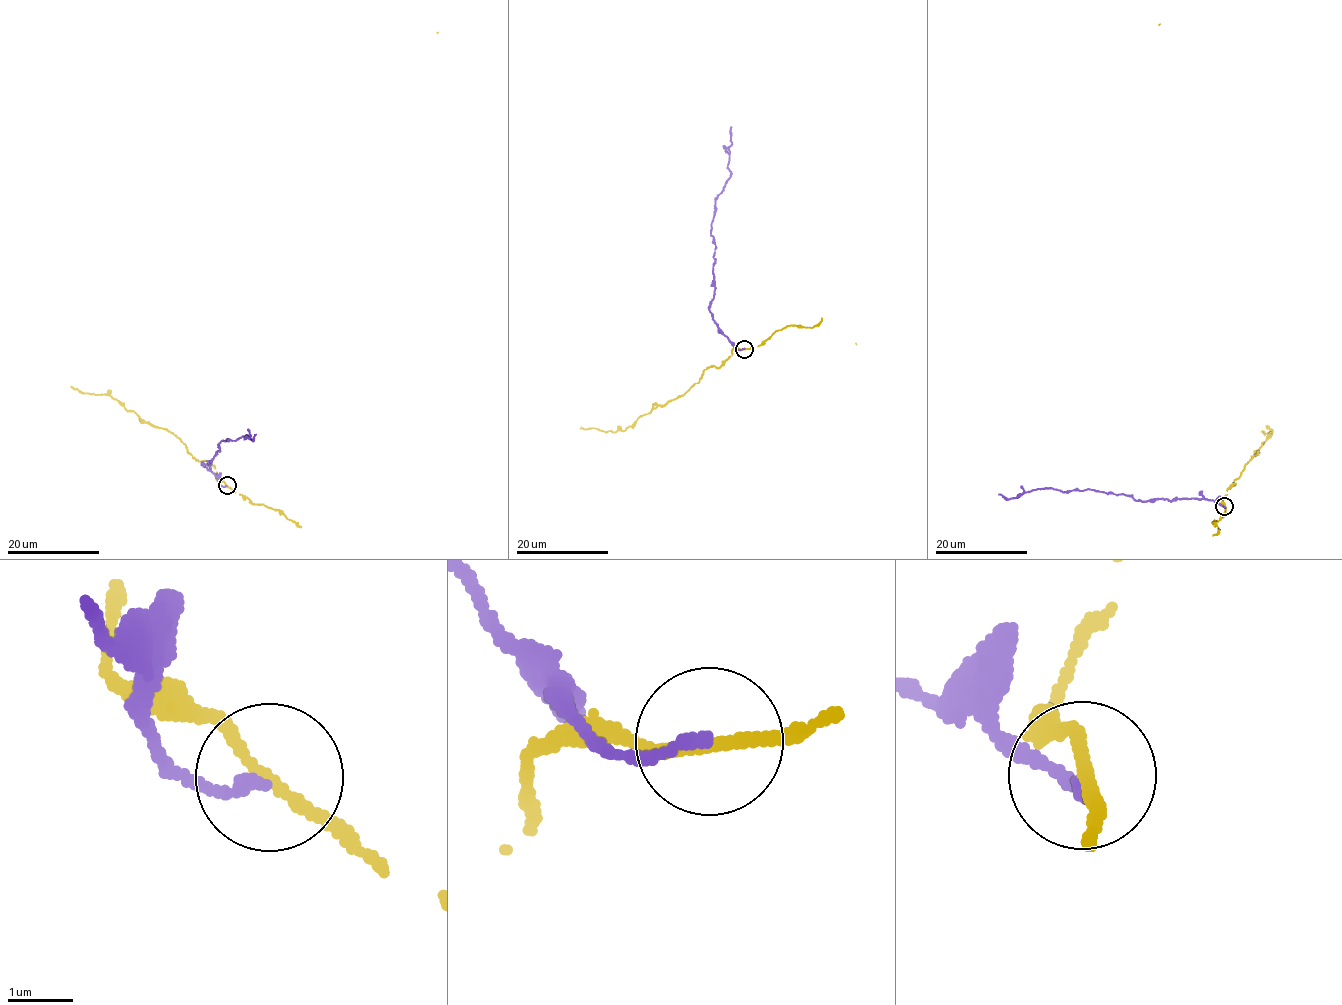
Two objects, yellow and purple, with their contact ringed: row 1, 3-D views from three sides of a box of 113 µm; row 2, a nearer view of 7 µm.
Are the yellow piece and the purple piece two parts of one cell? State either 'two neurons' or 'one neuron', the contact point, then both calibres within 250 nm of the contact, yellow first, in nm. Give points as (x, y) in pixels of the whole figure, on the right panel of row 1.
two neurons | (1224, 506) | 180/190 nm

